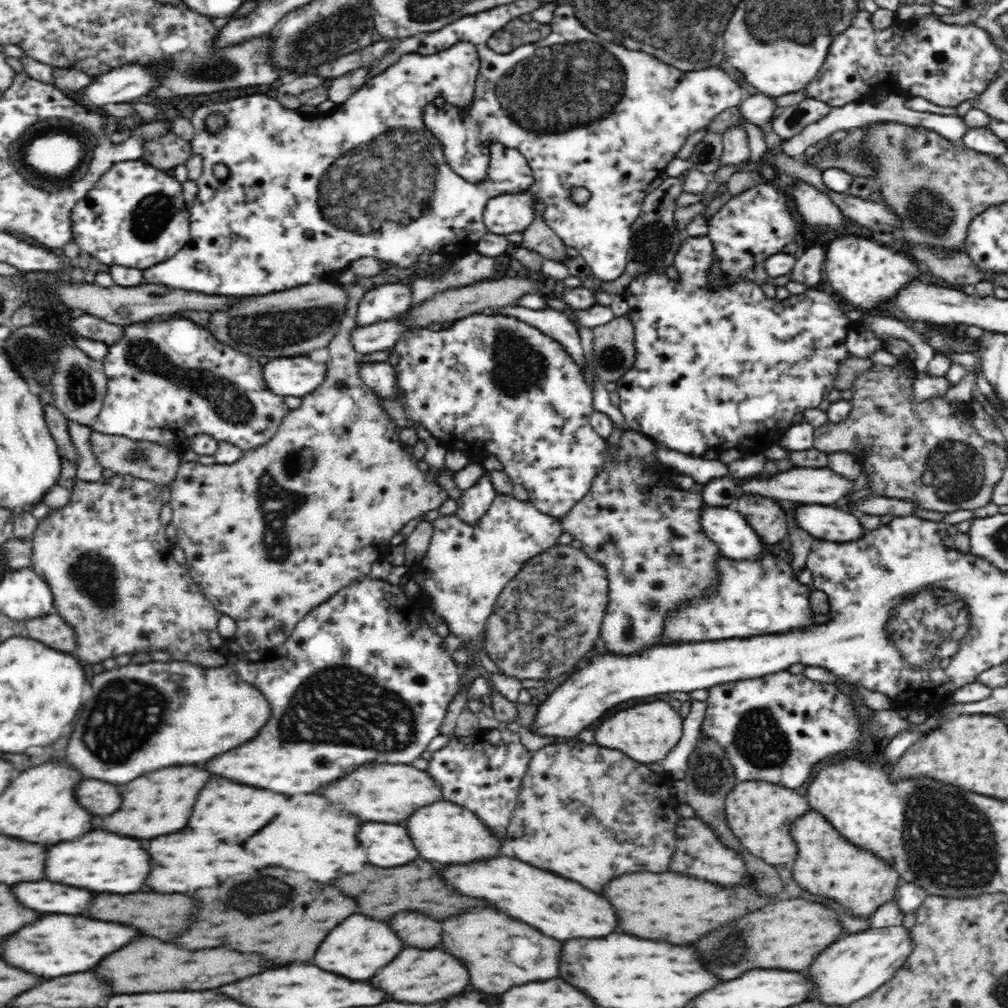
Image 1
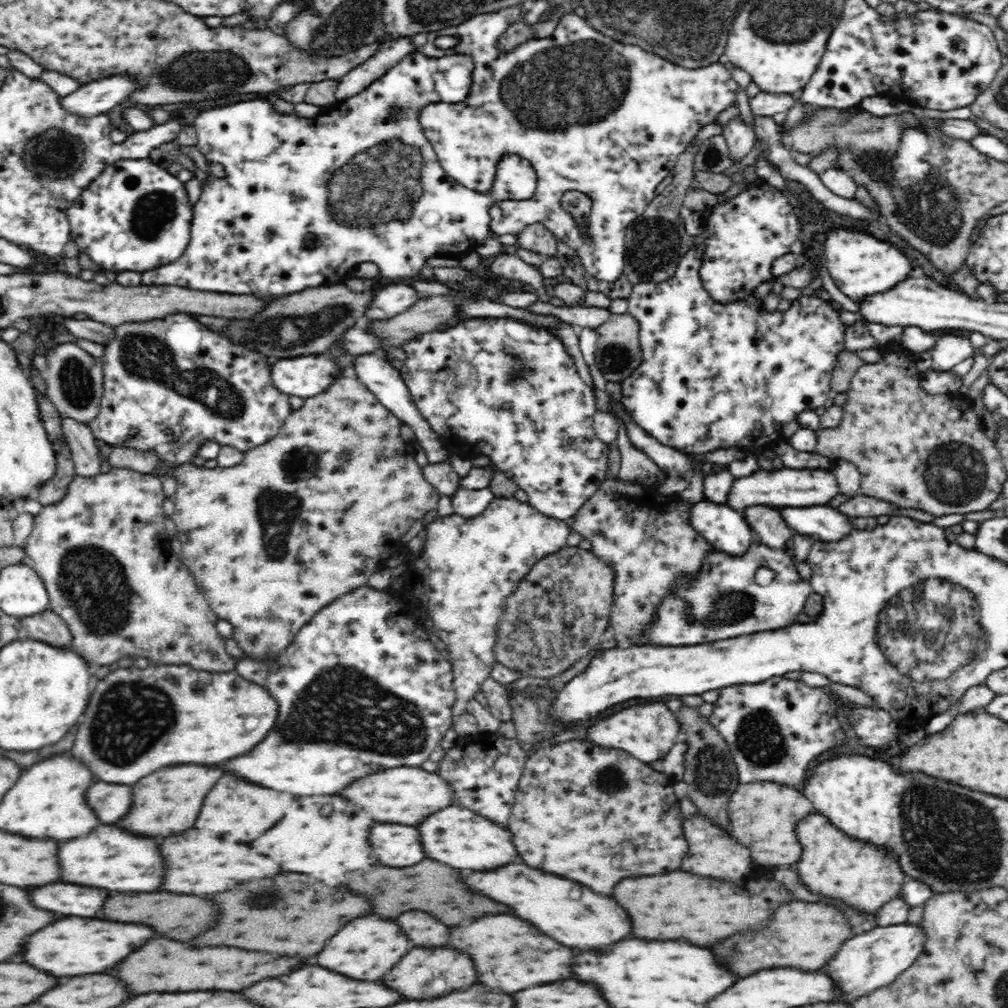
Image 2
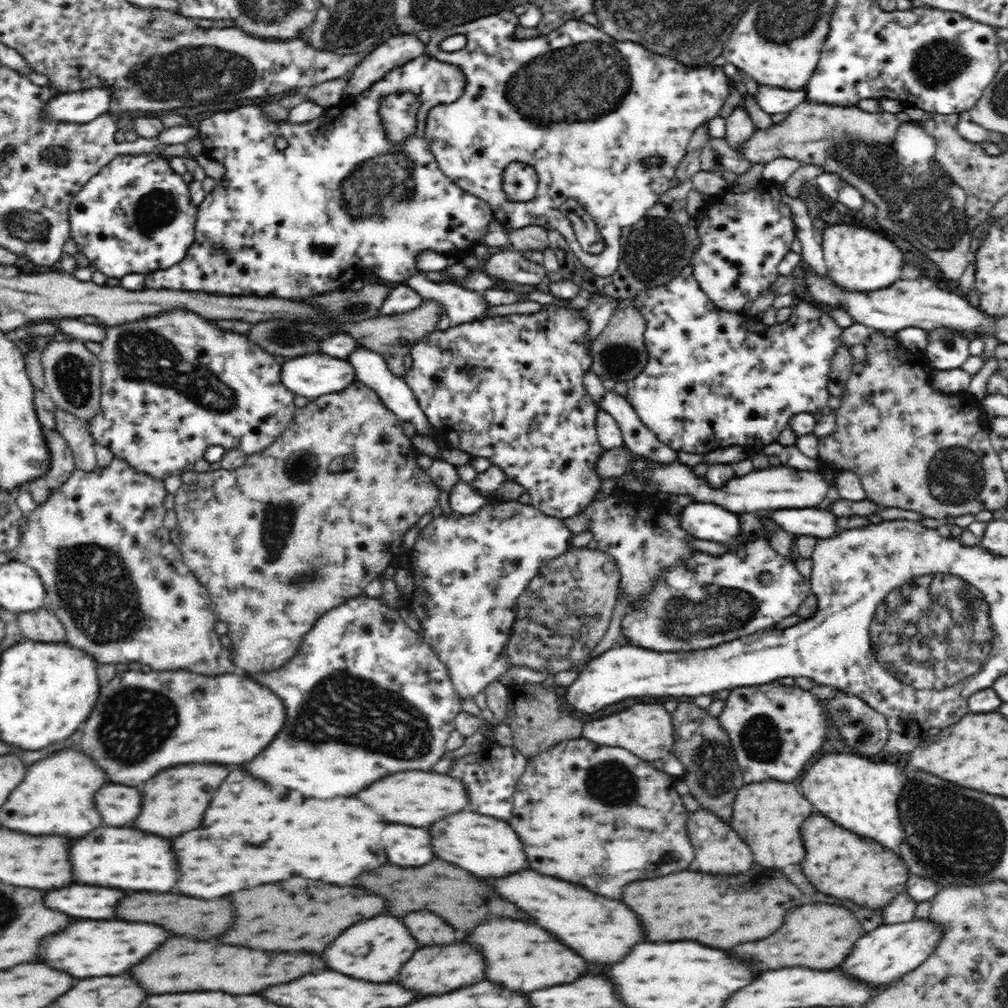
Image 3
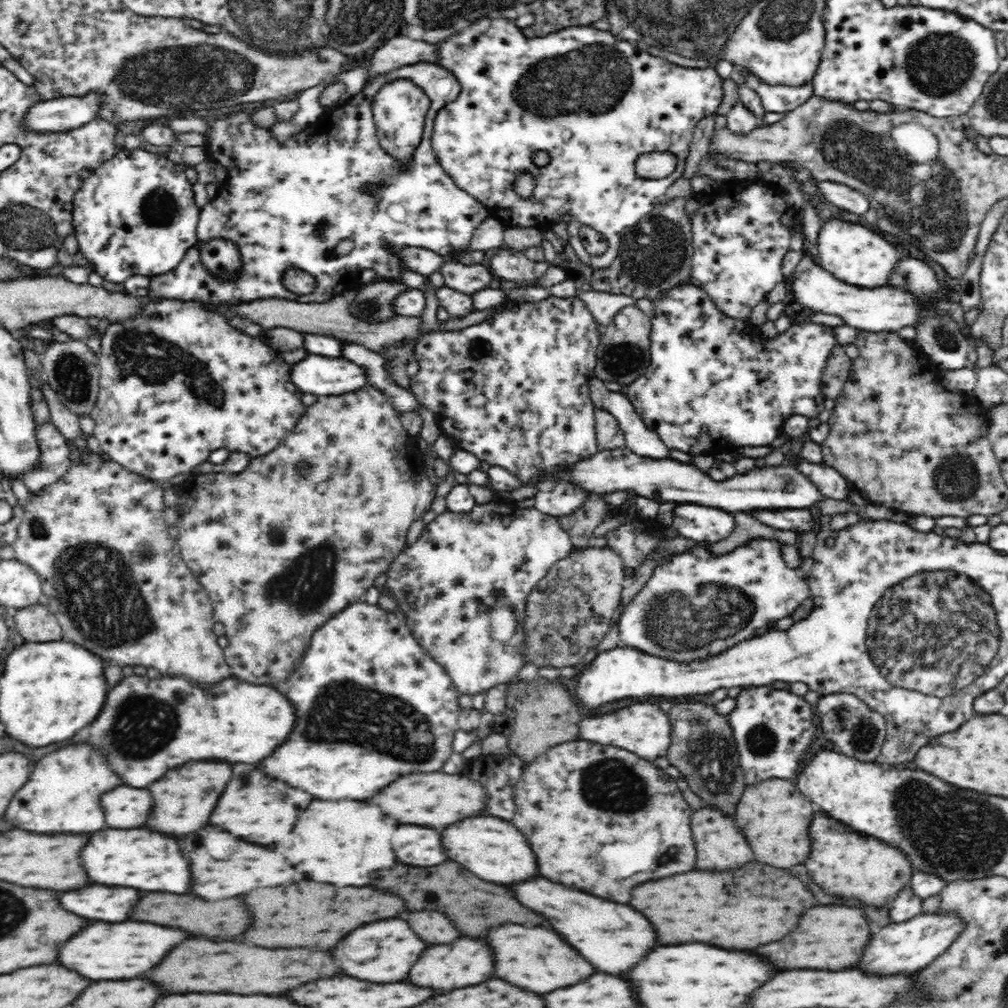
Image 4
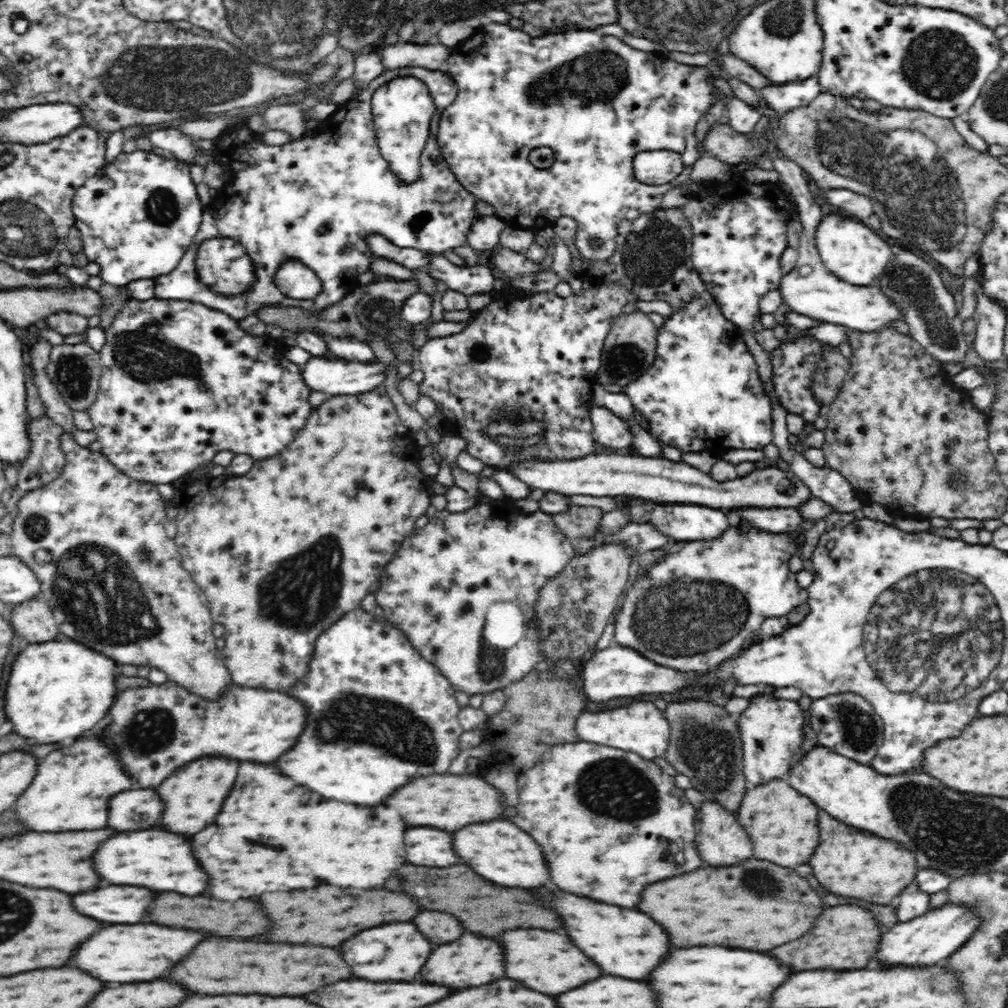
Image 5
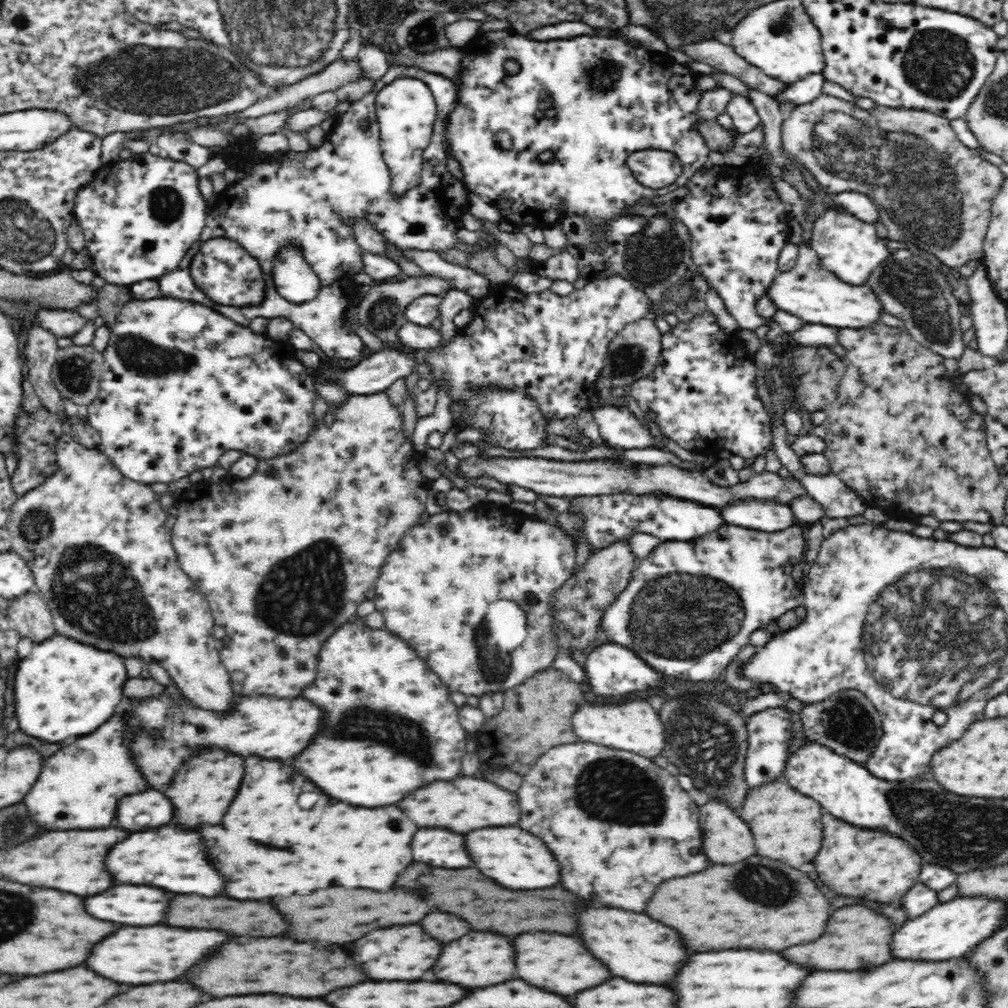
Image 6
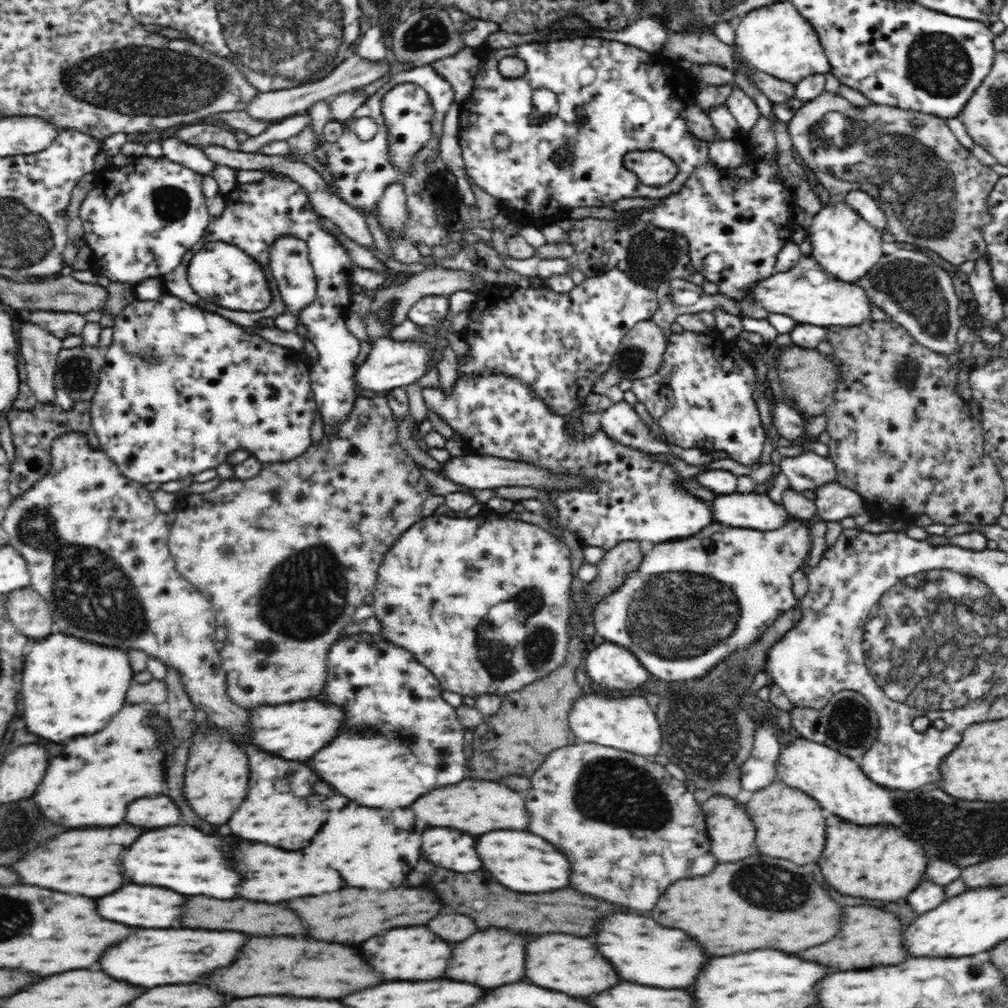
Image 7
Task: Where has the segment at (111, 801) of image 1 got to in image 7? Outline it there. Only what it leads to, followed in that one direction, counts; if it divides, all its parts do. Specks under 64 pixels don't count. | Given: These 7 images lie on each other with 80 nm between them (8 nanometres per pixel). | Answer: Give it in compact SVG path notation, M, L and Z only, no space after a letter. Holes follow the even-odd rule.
M168 796L140 798L128 806L126 822L140 828L162 828L176 826L180 820L178 806Z

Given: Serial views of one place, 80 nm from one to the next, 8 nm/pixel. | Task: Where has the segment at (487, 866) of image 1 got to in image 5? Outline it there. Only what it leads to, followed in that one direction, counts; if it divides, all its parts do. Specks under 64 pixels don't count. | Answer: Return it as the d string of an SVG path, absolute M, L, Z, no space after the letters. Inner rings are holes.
M538 888L540 896L548 906L552 906L564 922L564 930L574 940L574 944L590 956L606 974L622 976L630 980L642 980L666 954L670 954L670 942L666 942L666 930L650 920L646 914L628 910L624 912L618 906L608 906L604 902L594 902L590 898L580 898L574 894L566 894L562 890L550 892L546 888Z

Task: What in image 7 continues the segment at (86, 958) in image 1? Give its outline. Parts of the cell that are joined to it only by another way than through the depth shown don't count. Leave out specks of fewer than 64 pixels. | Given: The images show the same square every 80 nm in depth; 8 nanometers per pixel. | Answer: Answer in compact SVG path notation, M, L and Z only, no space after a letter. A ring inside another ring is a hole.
M136 930L128 940L110 948L100 966L116 980L126 980L146 988L186 982L194 984L202 980L202 974L210 974L210 970L218 970L218 966L230 966L230 962L234 962L234 954L238 954L246 940L246 934L230 930Z

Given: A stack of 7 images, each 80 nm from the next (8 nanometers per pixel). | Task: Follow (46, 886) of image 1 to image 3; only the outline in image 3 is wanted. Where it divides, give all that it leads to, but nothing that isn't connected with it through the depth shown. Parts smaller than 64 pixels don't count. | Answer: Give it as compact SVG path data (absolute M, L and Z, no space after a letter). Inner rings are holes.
M68 886L60 890L50 890L46 894L46 904L52 910L60 910L76 918L110 920L114 918L114 906L118 906L124 896L126 892L122 890L98 886Z

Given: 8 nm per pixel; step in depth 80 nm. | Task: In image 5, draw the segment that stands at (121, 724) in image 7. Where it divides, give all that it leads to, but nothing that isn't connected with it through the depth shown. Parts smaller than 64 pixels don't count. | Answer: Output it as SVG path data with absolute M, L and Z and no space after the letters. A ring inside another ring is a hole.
M82 738L70 748L56 750L42 758L30 788L18 798L18 818L36 832L64 832L64 830L100 830L108 826L106 802L118 790L130 790L126 770L118 766L114 750L102 738ZM82 744L82 746L76 746Z

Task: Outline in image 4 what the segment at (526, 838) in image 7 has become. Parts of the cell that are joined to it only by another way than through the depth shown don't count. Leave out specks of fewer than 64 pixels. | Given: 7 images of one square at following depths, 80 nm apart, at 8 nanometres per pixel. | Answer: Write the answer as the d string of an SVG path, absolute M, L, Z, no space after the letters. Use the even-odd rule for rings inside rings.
M494 816L466 818L448 826L442 830L442 844L452 860L464 864L468 870L488 882L502 884L514 882L514 878L526 878L526 874L538 874L538 870L534 870L534 862L530 862L530 846L526 846L522 832L512 822Z

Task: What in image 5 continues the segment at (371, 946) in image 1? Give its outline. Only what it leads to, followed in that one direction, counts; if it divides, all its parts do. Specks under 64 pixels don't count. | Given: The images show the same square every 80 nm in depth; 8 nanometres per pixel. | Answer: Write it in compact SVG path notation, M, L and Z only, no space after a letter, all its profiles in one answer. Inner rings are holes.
M392 922L390 926L362 930L354 938L346 940L340 948L342 948L342 956L350 964L352 972L358 978L364 978L370 982L412 982L418 976L418 970L426 964L426 958L430 958L430 950L434 950L430 940L426 936L422 936L414 924L408 924L408 922ZM374 942L378 942L380 946L386 946L382 958L380 960L376 958L370 962L358 962L356 960L358 944L374 944Z

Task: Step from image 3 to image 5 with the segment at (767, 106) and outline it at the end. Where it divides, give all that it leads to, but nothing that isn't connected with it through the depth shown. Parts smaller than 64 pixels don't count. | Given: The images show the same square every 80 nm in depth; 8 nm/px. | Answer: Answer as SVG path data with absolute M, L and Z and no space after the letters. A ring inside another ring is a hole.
M817 74L806 78L805 81L770 85L760 91L768 107L774 110L785 110L786 112L807 106L821 92Z

